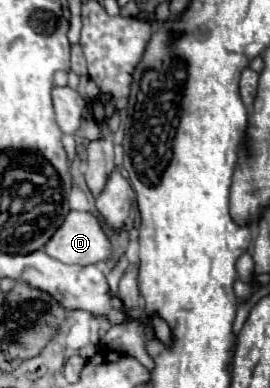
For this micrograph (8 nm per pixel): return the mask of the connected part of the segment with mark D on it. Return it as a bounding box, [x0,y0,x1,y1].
[45,210,111,266]

